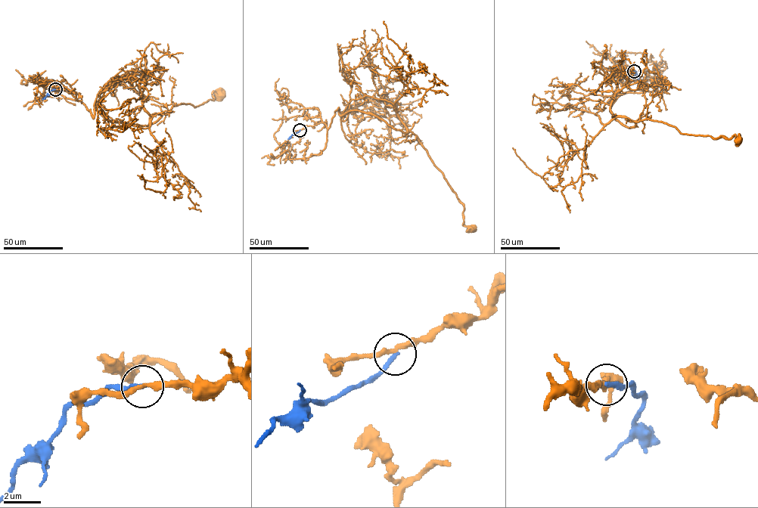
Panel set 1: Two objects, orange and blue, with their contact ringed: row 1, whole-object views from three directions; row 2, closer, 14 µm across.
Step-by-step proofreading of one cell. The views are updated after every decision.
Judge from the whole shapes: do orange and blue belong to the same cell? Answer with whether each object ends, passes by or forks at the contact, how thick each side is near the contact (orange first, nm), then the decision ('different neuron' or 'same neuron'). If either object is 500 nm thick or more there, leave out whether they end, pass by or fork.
orange passes by; blue ends; calibres 240 and 240 nm; different neuron

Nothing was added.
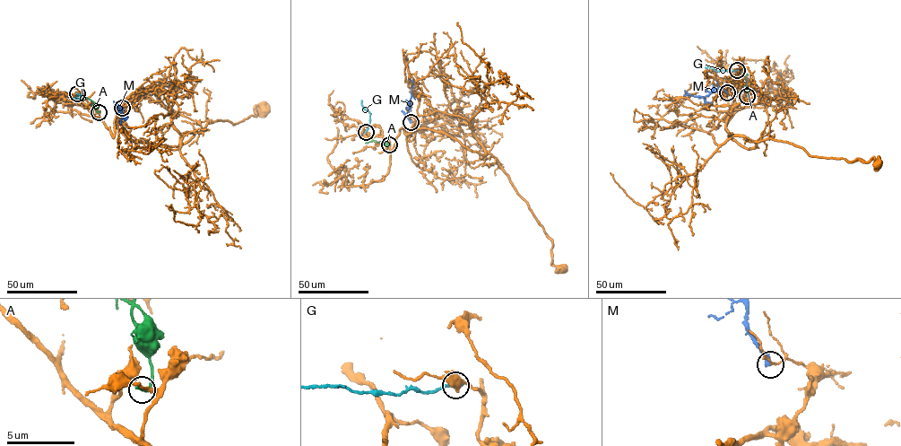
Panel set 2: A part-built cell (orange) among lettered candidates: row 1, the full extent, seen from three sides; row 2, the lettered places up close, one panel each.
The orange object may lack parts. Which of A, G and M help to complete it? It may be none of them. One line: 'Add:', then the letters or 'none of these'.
Add: none of these

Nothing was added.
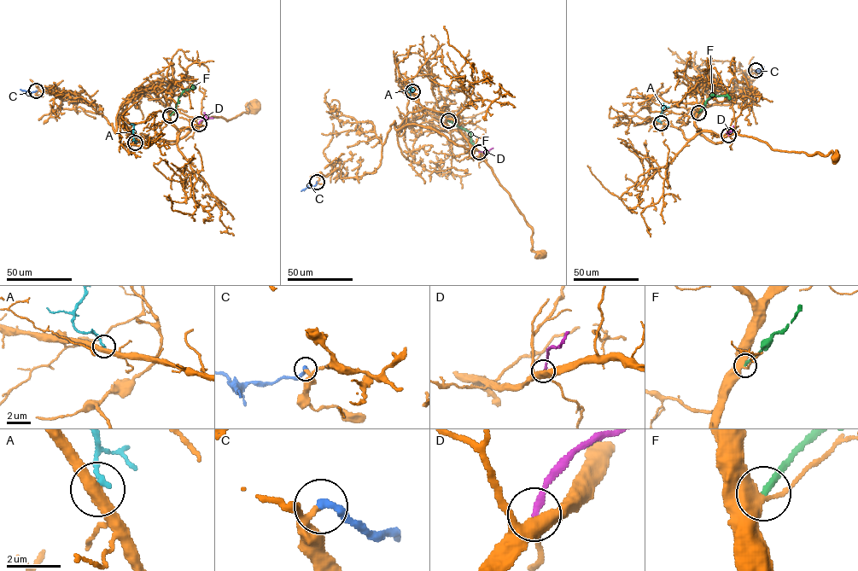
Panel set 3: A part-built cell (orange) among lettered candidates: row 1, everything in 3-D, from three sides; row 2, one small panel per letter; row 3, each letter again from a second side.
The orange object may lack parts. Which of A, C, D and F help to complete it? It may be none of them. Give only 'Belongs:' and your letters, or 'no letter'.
Belongs: C

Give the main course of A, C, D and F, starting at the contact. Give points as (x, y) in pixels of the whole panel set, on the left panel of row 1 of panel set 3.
A: (135, 142), (134, 125), (131, 124)
C: (36, 90), (20, 90)
D: (198, 124), (205, 119), (213, 118)
F: (170, 115), (184, 90), (195, 88)

